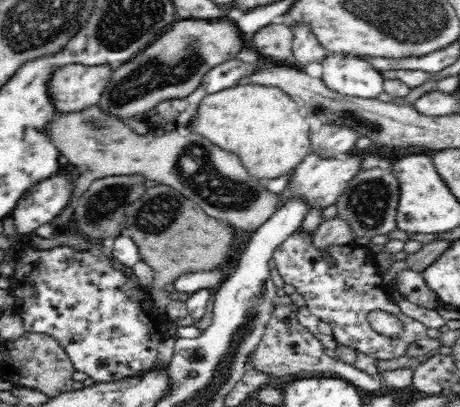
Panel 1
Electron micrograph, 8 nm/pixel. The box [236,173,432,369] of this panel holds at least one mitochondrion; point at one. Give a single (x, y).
(367, 204)

